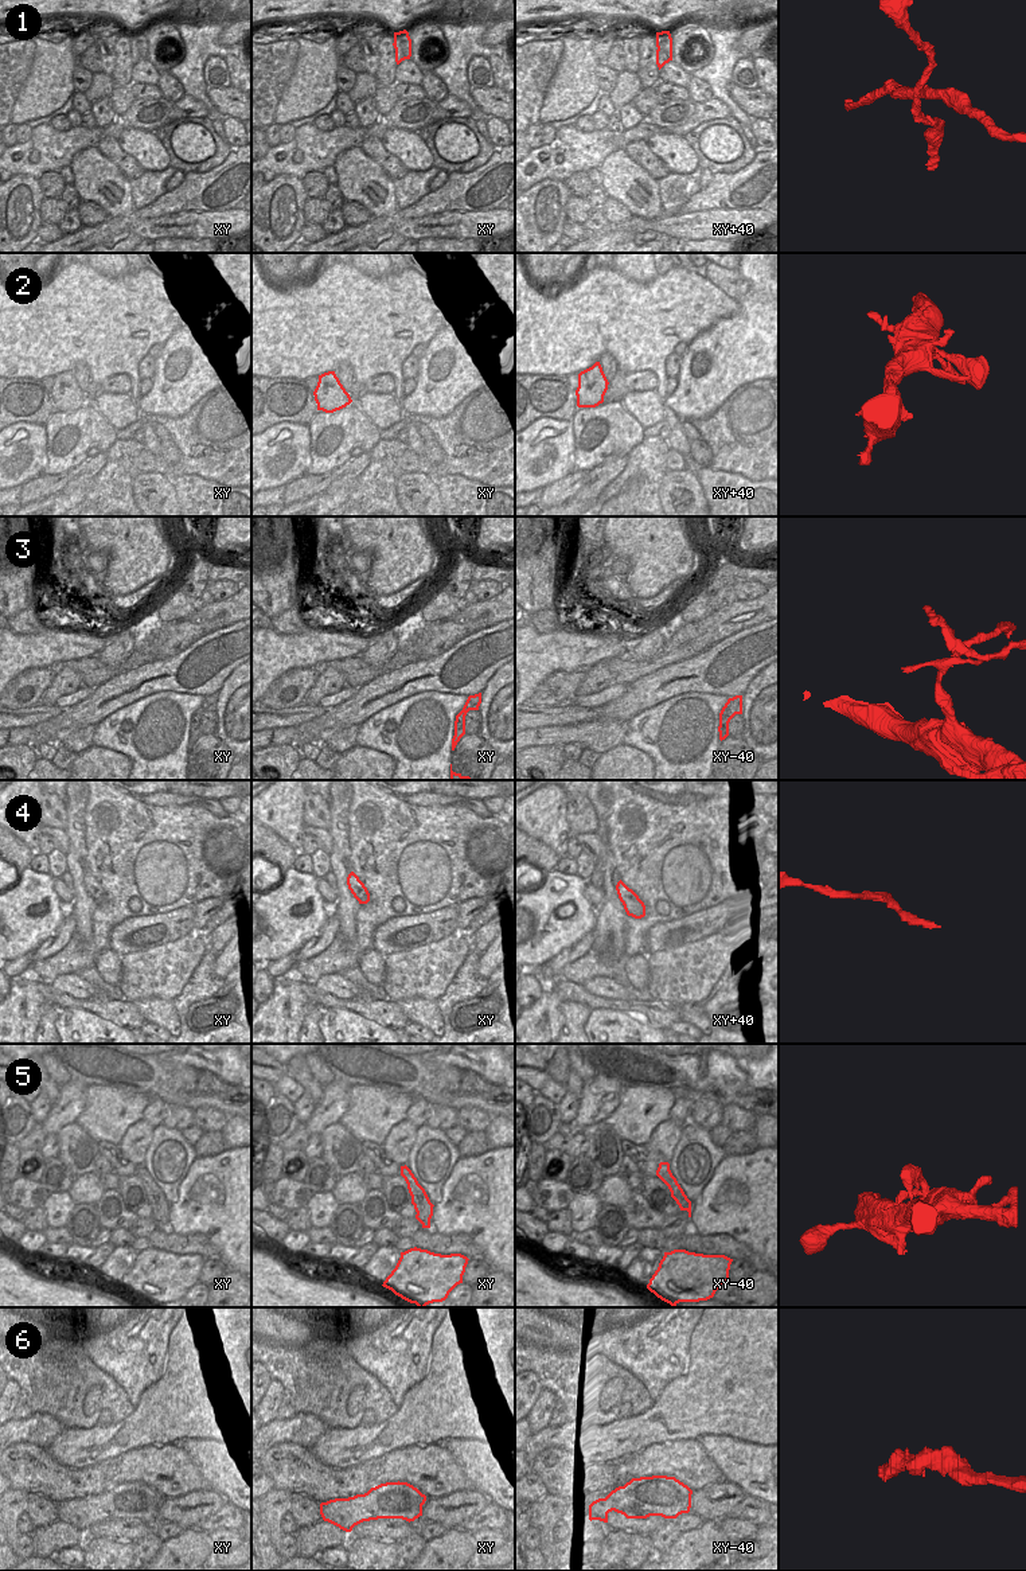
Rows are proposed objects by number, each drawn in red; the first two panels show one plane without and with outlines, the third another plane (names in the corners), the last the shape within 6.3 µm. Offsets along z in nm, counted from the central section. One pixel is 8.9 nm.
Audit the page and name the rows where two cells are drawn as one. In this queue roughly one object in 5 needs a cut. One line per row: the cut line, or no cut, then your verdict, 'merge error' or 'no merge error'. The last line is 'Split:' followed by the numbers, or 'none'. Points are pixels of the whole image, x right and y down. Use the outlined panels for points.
1: xy (396, 32), (406, 58) | merge error
2: no cut | no merge error
3: no cut | no merge error
4: no cut | no merge error
5: no cut | no merge error
6: no cut | no merge error
Split: 1

